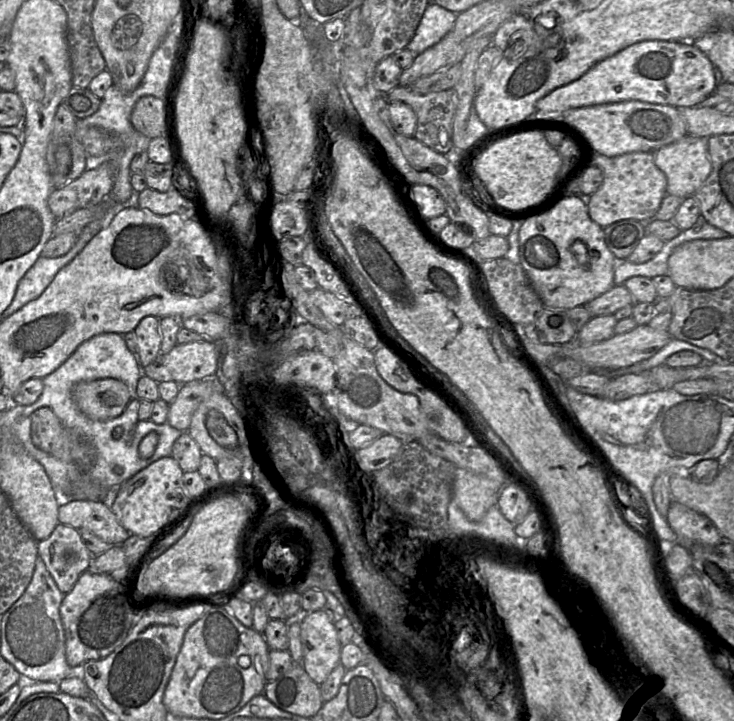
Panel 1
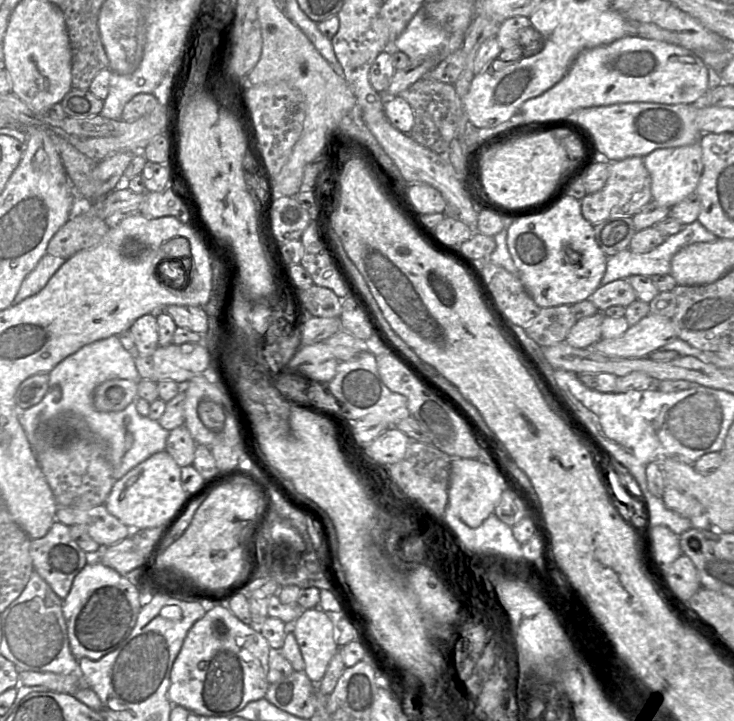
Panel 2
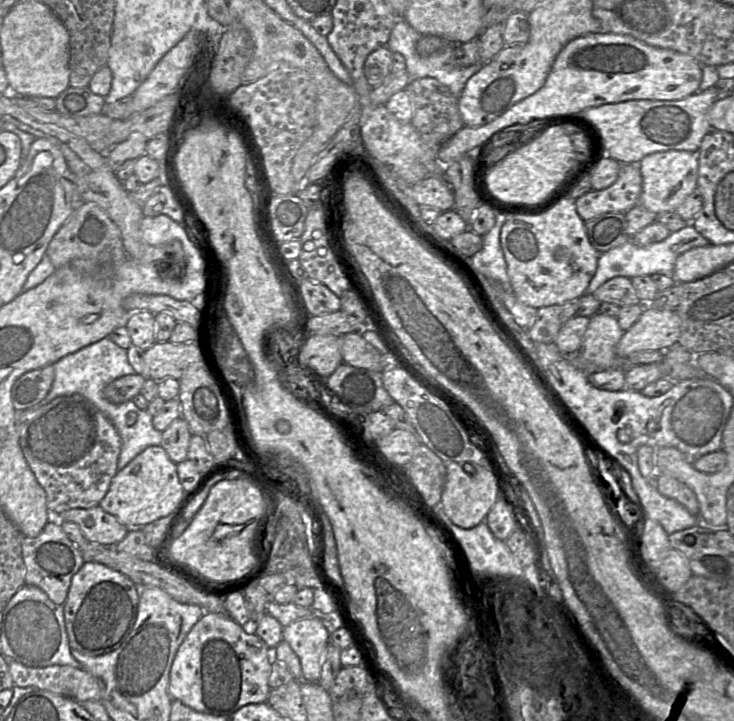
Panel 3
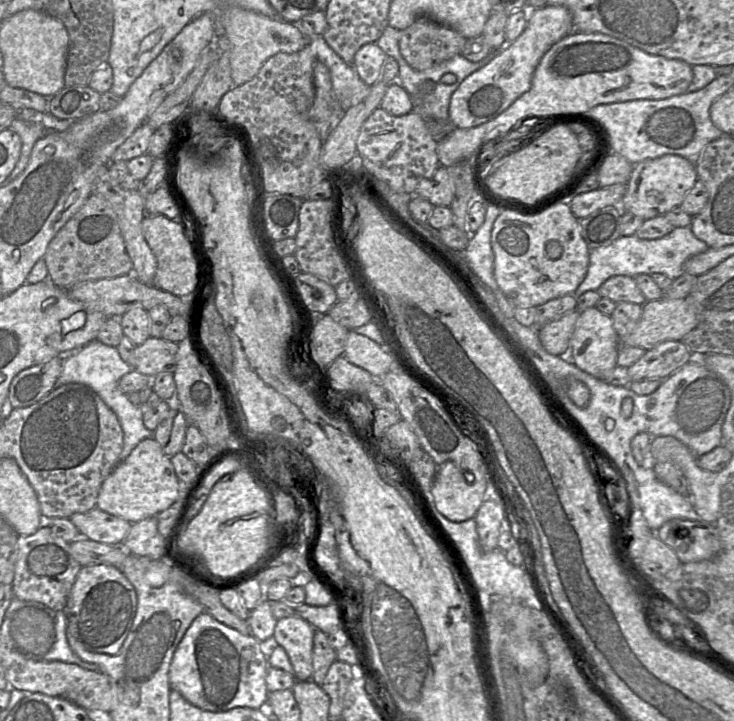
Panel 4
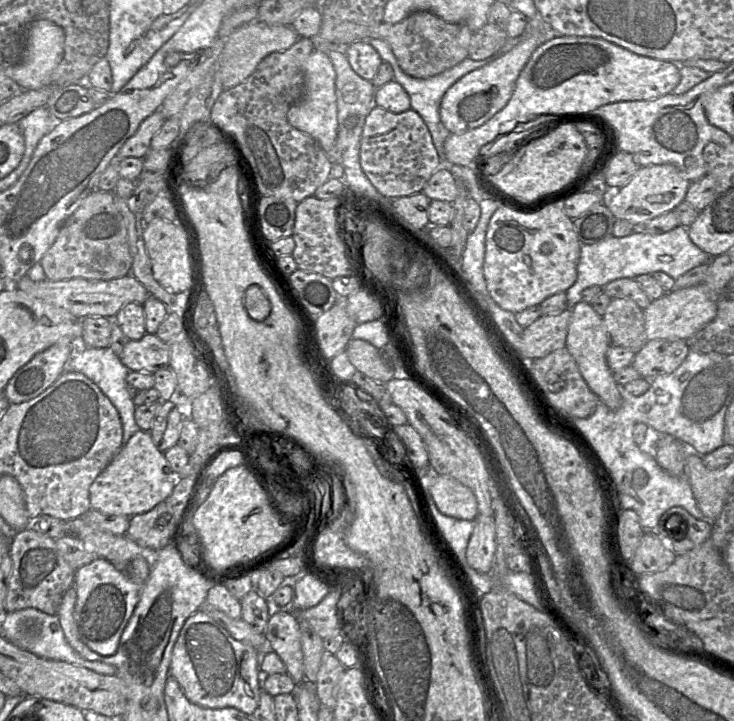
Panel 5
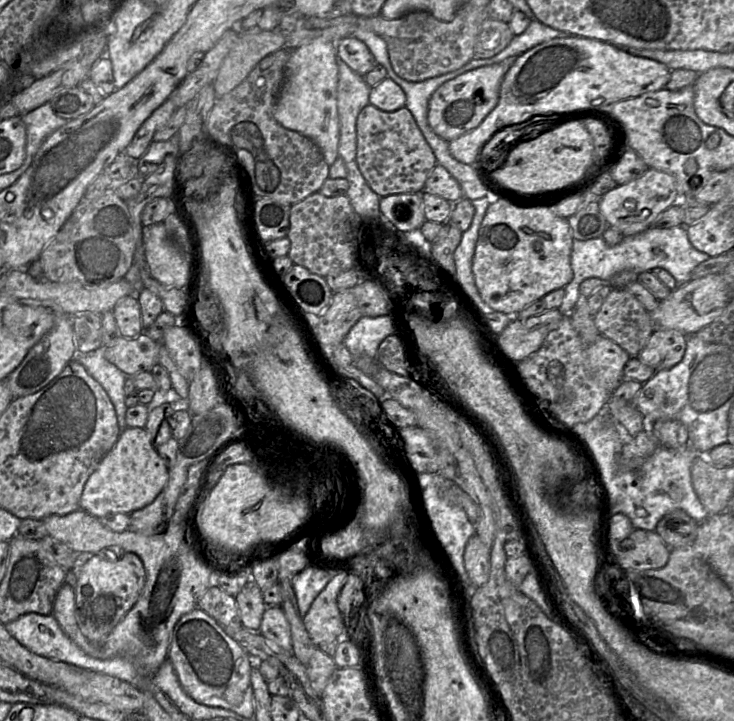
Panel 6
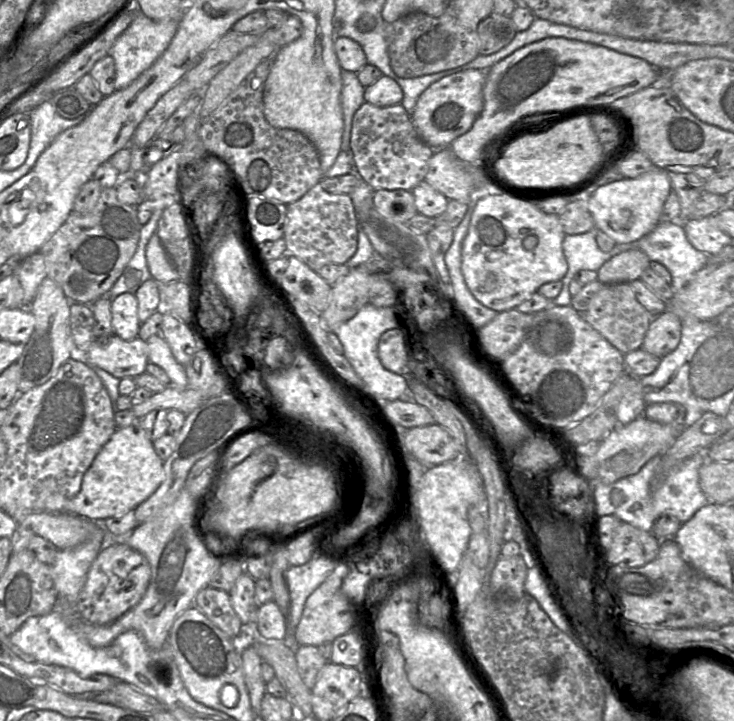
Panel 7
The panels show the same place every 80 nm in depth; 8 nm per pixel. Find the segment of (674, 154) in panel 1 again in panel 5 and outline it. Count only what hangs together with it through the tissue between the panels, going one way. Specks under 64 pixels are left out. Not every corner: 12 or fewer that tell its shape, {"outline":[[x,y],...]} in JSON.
{"outline":[[642,166],[602,203],[636,227],[681,204],[691,182]]}

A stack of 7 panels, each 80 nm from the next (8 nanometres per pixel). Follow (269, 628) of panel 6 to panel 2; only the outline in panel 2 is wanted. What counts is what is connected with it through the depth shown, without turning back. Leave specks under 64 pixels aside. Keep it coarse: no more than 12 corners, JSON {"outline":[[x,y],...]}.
{"outline":[[319,607],[305,609],[293,634],[305,674],[319,684],[340,649],[333,622]]}

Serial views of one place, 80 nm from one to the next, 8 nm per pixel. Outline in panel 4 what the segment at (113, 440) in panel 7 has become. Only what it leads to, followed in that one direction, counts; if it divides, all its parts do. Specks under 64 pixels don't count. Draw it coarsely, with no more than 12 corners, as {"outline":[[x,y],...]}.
{"outline":[[154,438],[104,480],[96,507],[131,524],[176,501],[180,480]]}

